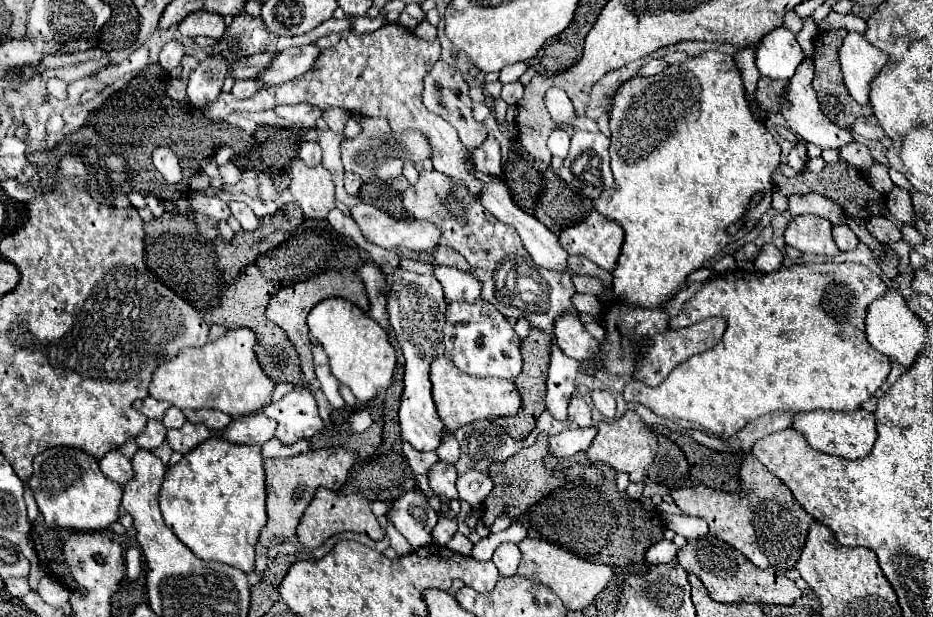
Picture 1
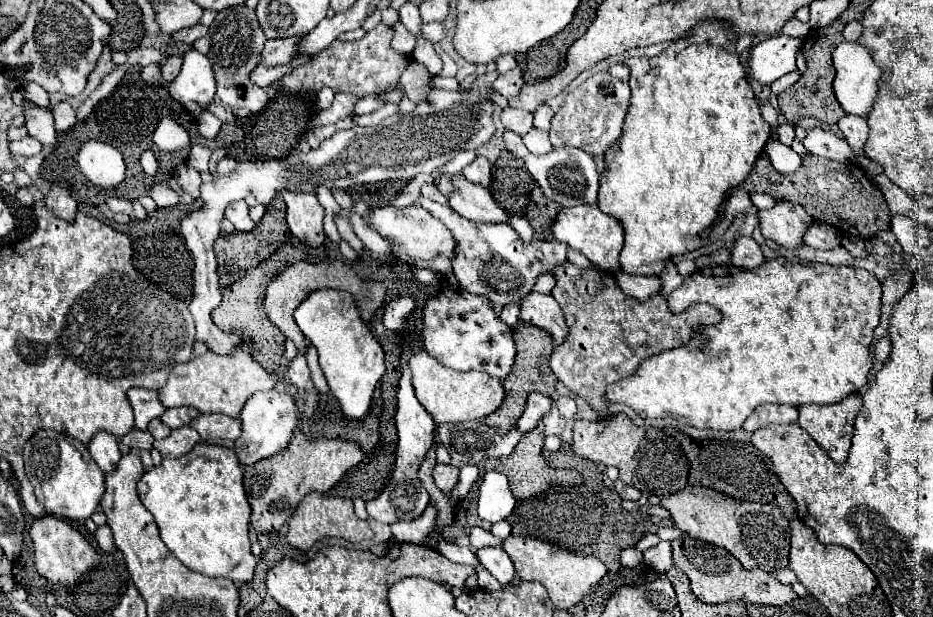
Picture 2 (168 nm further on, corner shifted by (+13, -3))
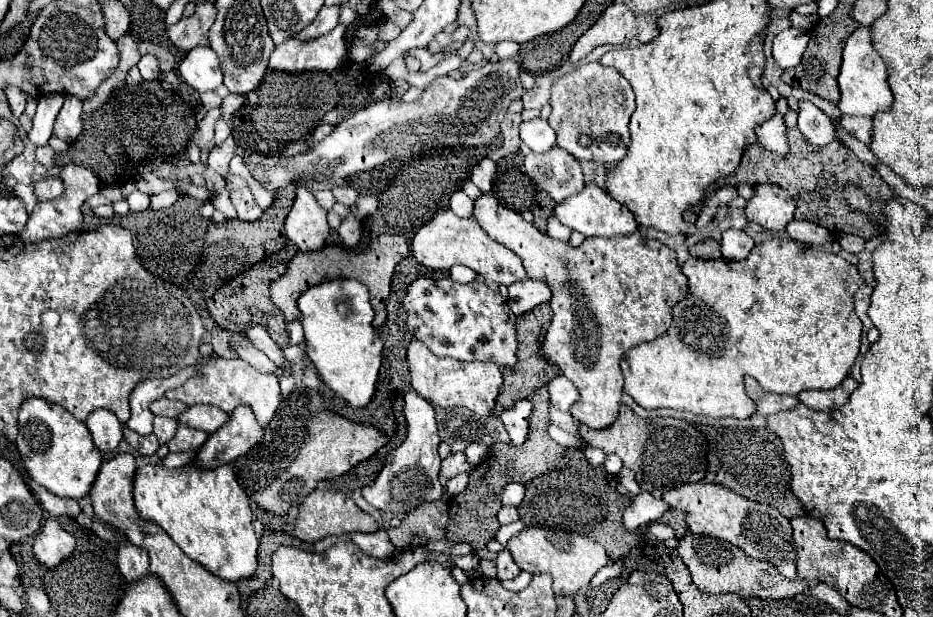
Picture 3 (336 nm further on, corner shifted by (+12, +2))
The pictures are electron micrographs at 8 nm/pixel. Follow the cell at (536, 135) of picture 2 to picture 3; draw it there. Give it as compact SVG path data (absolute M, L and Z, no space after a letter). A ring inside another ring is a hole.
M535 118L521 124L521 140L533 152L543 152L549 150L549 146L555 146L555 132L547 124L547 120Z

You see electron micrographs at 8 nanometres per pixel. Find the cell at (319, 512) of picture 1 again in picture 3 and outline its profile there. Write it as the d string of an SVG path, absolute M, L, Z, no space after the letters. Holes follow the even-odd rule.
M313 490L299 506L299 516L295 520L295 536L303 542L317 542L325 536L339 536L341 532L353 534L353 532L375 532L379 526L373 516L365 514L357 508L357 504L347 498L341 492L329 492L329 490Z

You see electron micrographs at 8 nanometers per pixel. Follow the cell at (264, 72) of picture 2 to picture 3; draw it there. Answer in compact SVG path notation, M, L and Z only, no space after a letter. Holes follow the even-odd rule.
M335 26L329 34L321 36L319 40L311 42L299 42L295 38L289 38L273 50L269 58L269 70L281 70L281 72L305 72L305 70L337 70L341 60L345 58L345 26Z

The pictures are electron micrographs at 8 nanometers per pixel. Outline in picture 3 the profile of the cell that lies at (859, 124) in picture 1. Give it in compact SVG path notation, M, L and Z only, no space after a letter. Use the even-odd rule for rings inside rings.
M841 116L839 124L841 124L841 128L843 128L849 136L857 138L857 140L859 140L859 142L863 142L863 144L869 144L869 140L871 140L871 128L873 128L871 118Z

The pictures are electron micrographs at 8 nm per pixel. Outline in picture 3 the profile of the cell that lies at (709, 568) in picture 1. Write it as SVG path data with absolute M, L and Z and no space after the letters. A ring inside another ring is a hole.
M687 532L683 538L679 538L677 552L679 552L681 560L685 562L685 566L689 568L693 584L705 594L735 592L735 594L749 596L749 598L795 598L793 594L809 592L807 580L795 578L791 582L785 576L781 576L777 572L777 568L771 566L769 562L753 560L753 558L745 556L743 550L739 550L723 540L715 540L711 536L699 536L699 534Z

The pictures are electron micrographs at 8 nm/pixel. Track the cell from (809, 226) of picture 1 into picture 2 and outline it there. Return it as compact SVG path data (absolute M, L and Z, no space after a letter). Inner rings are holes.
M776 201L772 209L758 211L758 221L762 235L786 249L800 247L802 235L814 223L798 203L790 201Z

